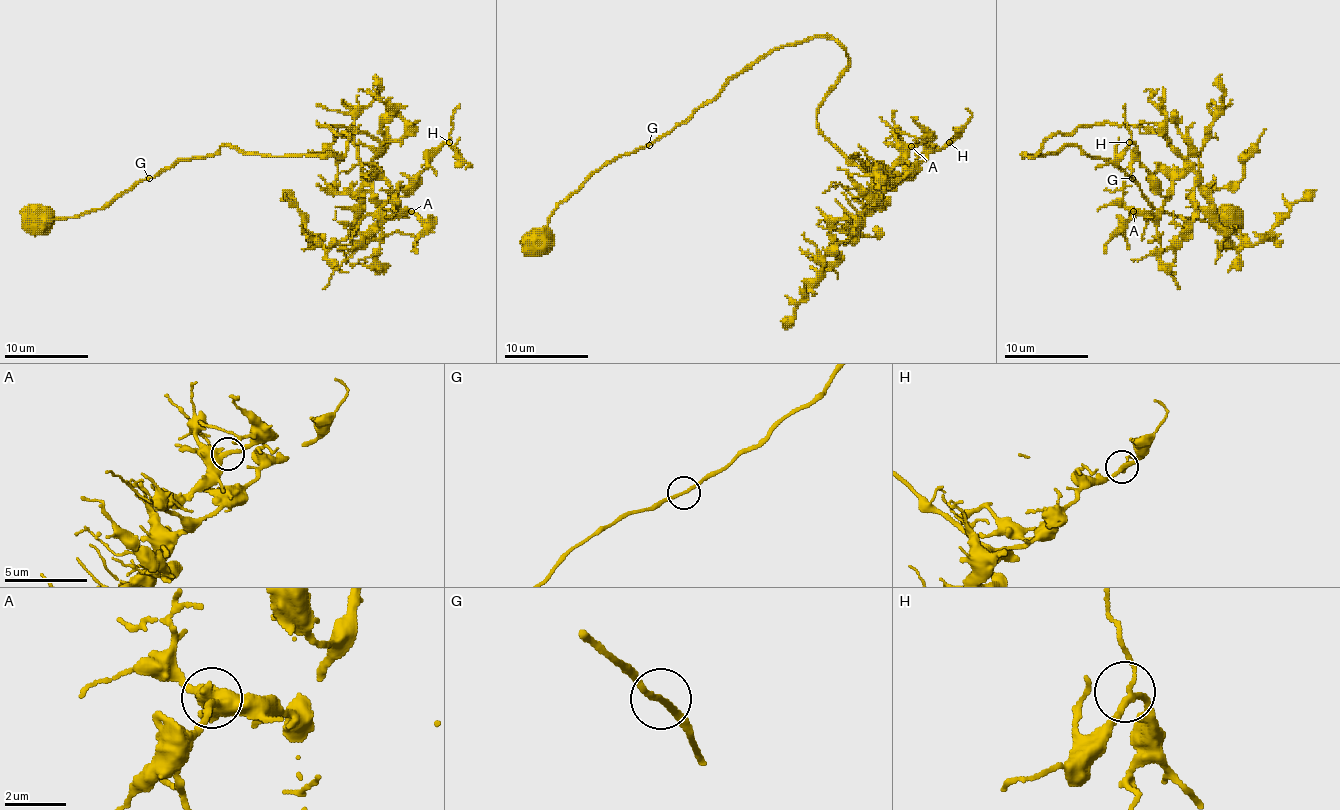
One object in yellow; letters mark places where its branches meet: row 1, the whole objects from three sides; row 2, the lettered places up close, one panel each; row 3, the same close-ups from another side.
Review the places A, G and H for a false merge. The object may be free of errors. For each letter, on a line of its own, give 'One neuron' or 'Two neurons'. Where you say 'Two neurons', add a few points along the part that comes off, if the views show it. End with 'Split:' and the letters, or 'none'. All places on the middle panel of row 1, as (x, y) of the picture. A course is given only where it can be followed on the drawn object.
A: One neuron
G: One neuron
H: One neuron
Split: none

